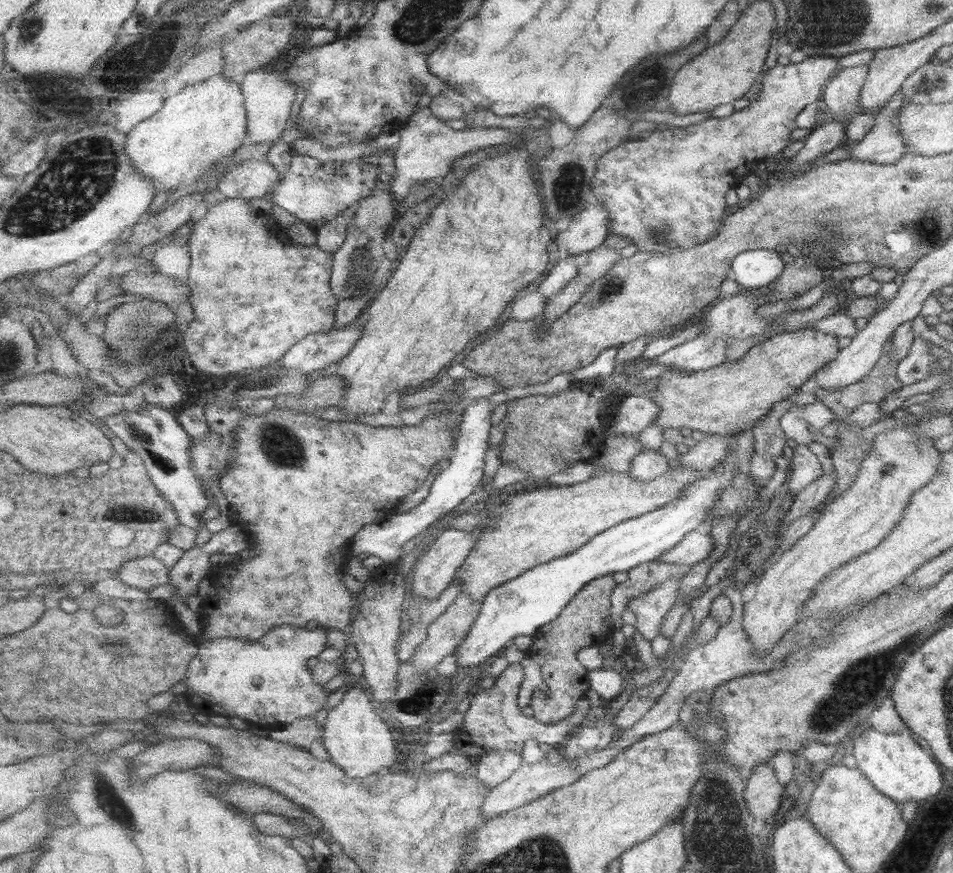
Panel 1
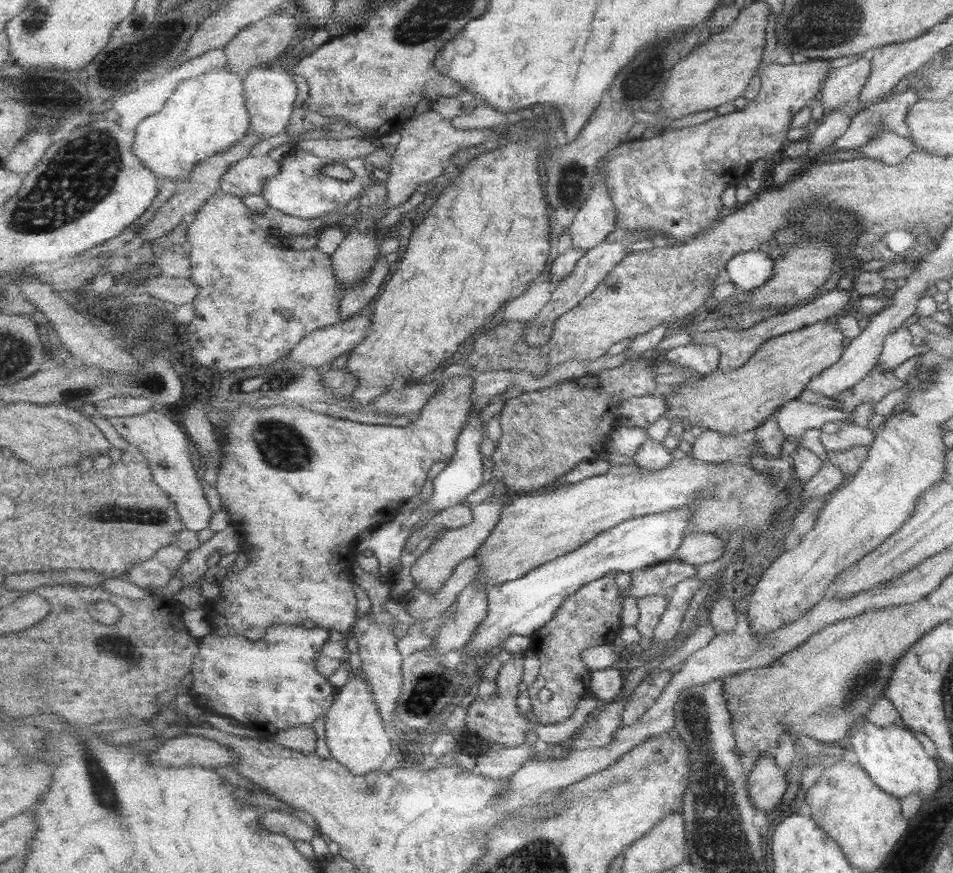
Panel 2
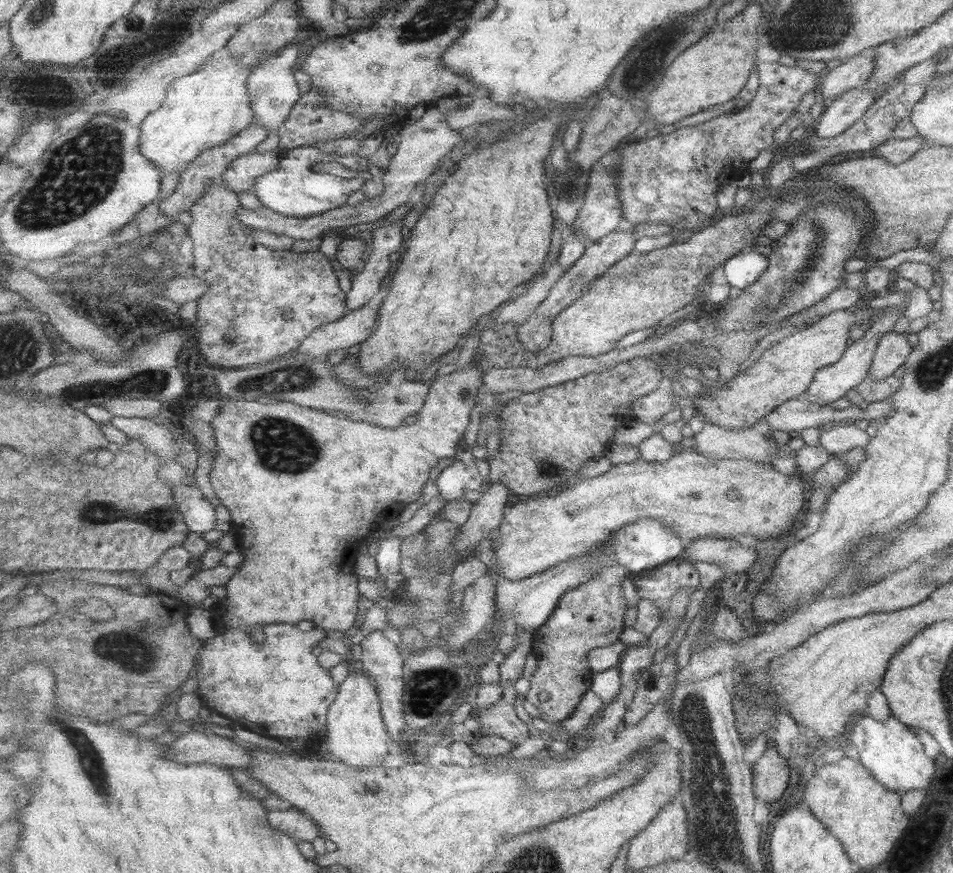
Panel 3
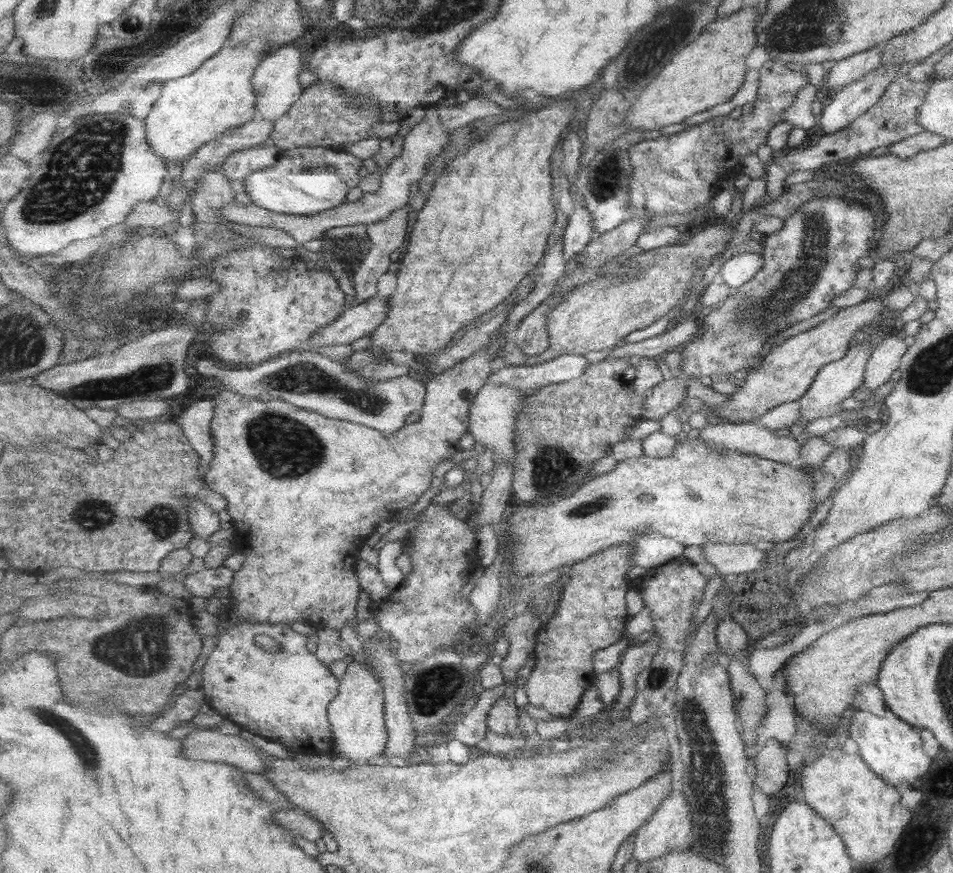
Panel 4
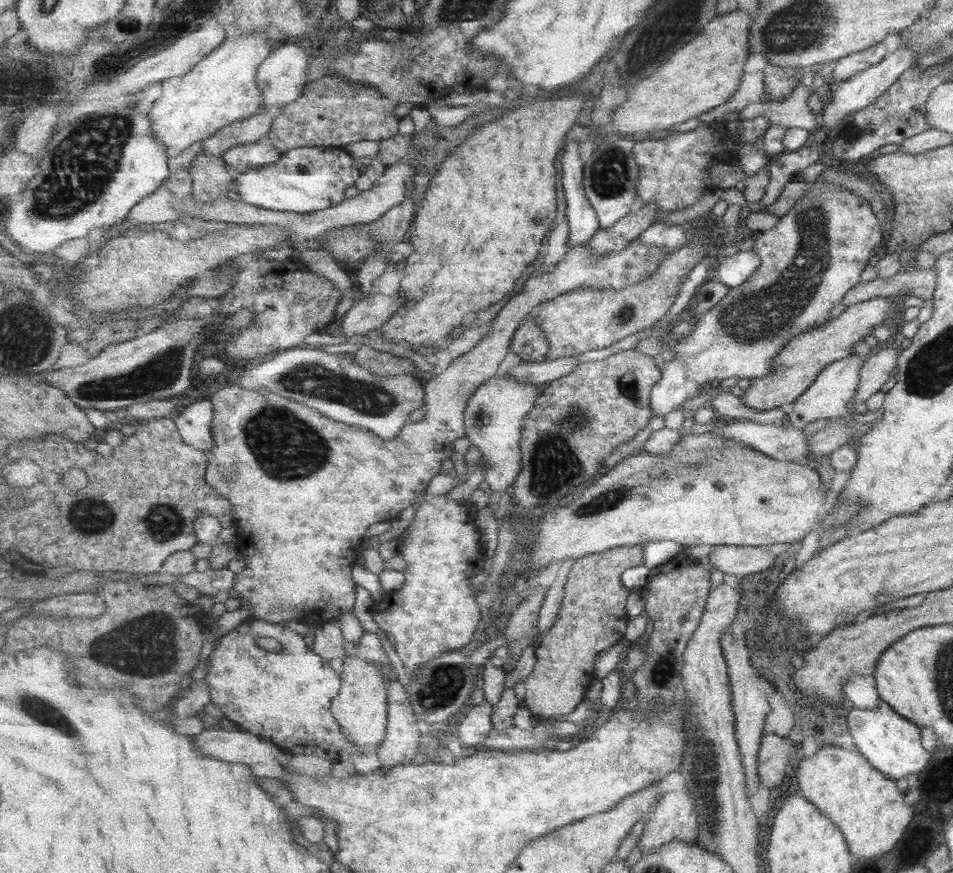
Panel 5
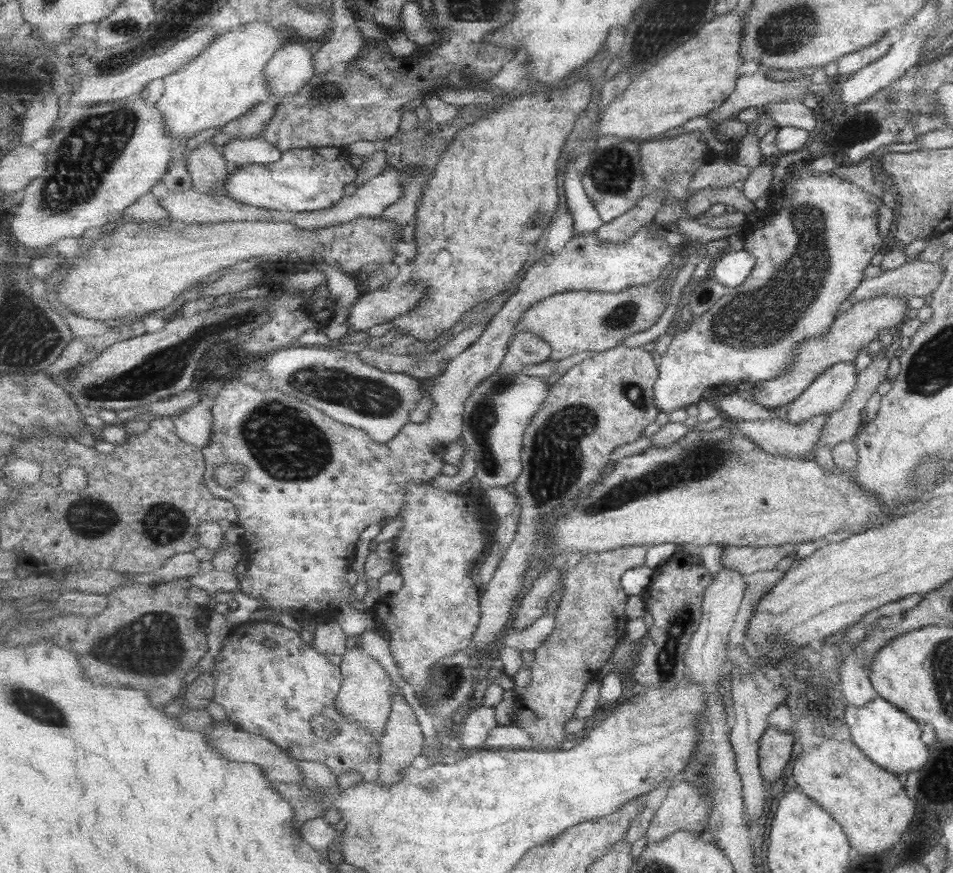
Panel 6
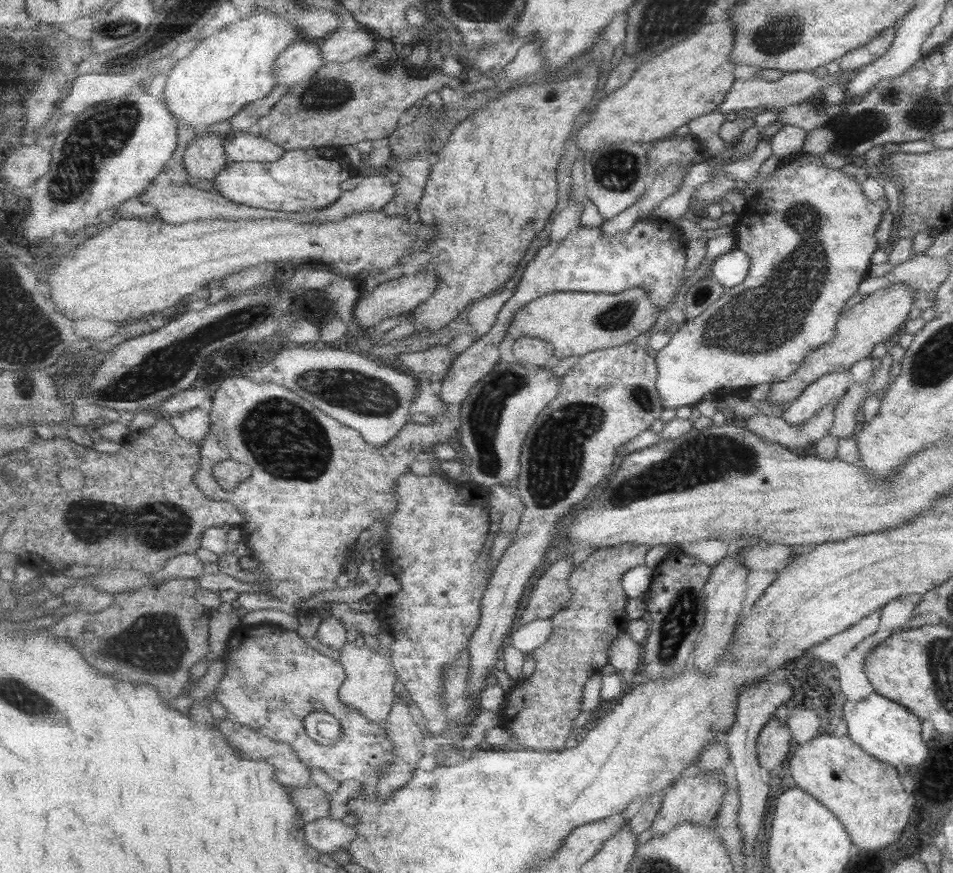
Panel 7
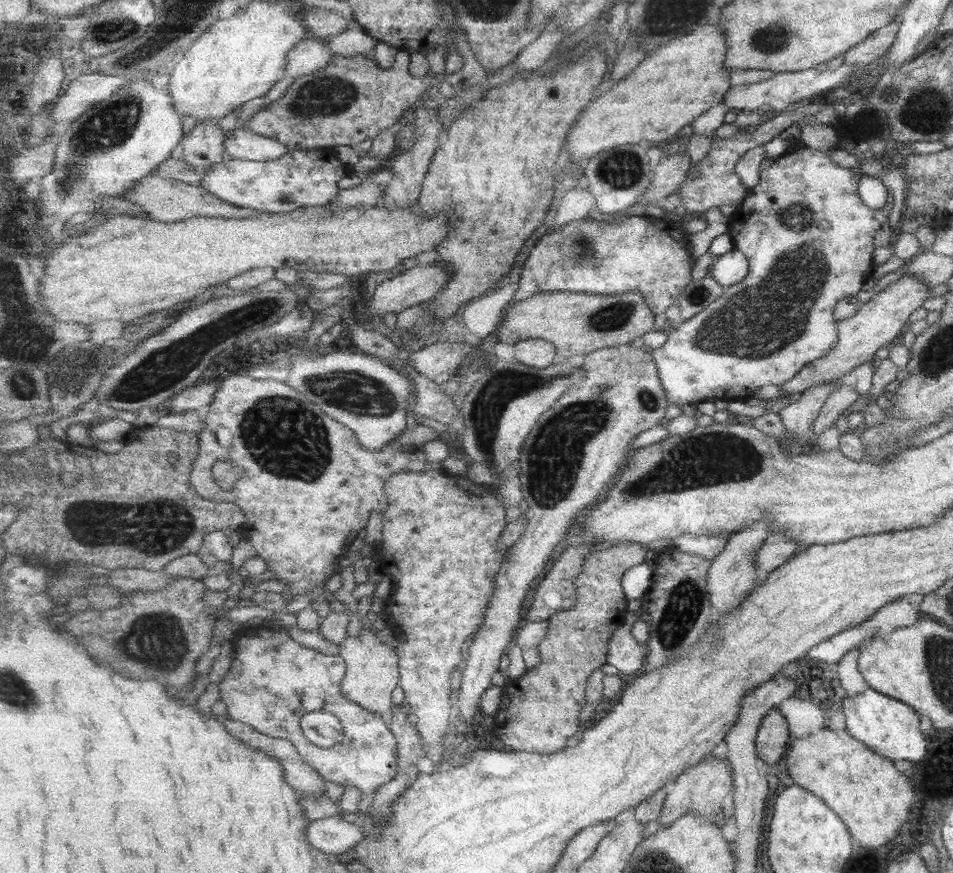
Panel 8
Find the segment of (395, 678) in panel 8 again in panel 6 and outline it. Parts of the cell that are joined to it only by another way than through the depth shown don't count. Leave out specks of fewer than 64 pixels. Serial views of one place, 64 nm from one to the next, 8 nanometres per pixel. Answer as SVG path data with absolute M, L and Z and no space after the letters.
M360 647L347 650L342 658L341 667L346 675L346 681L341 696L337 698L338 711L350 718L350 721L364 725L376 737L384 735L393 712L393 700L398 688L394 678L380 660L372 658Z

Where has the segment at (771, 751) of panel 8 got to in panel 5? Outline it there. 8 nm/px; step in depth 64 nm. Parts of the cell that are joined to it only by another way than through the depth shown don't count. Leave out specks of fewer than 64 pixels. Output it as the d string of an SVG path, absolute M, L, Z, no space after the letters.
M766 734L761 738L758 754L758 776L761 786L776 788L789 770L788 759L796 746L789 737Z

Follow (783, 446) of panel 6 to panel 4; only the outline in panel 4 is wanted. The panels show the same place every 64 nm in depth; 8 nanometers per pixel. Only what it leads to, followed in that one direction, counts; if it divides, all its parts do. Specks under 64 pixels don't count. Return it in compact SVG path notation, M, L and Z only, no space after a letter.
M716 424L716 426L708 425L699 434L700 439L704 439L710 447L716 449L734 449L734 451L742 451L742 453L750 453L750 455L758 455L762 458L773 461L781 460L781 458L799 458L801 445L796 439L797 434L788 434L786 437L774 434L772 427L761 427L759 424Z

